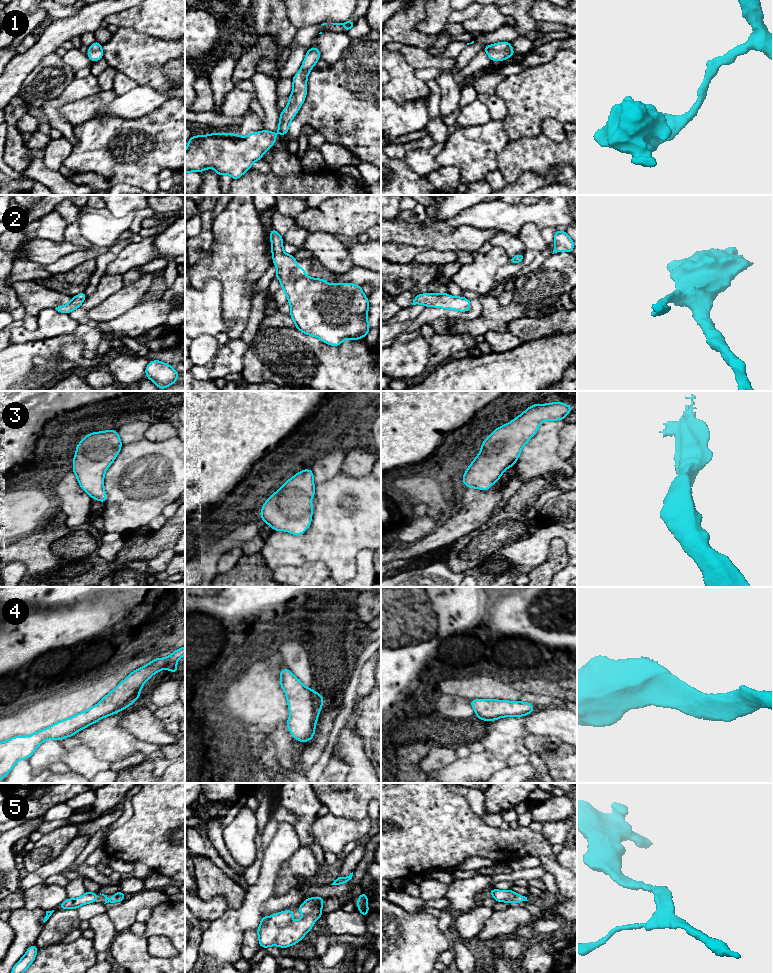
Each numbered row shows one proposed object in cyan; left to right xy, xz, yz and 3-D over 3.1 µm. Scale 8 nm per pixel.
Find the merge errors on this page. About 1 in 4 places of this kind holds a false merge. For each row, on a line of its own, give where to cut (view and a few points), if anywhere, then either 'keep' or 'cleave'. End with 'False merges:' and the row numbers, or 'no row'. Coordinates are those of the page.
1: no cut | keep
2: no cut | keep
3: no cut | keep
4: no cut | keep
5: no cut | keep
False merges: no row

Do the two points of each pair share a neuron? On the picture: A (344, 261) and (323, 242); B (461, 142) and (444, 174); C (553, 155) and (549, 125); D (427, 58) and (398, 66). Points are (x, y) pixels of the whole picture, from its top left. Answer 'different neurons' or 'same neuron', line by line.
A: same neuron
B: different neurons
C: different neurons
D: different neurons

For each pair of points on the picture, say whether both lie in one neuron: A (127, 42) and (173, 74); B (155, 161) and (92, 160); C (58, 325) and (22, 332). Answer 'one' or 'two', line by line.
A: one
B: one
C: one

